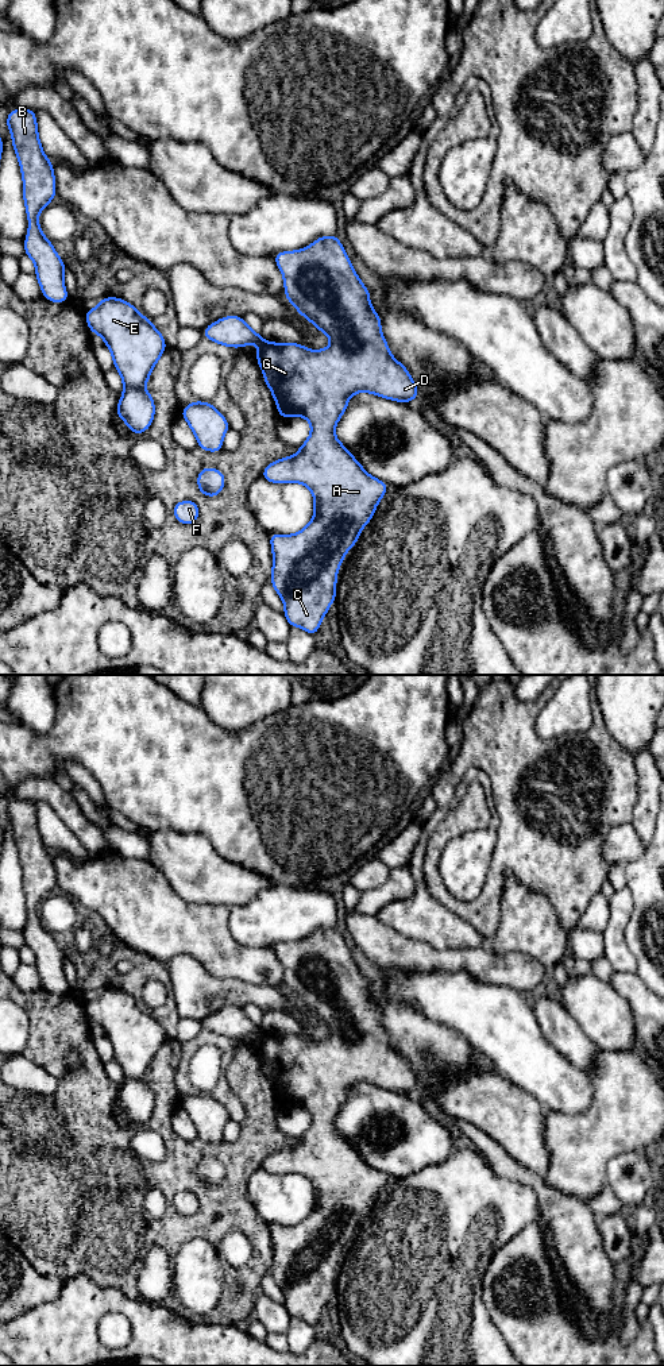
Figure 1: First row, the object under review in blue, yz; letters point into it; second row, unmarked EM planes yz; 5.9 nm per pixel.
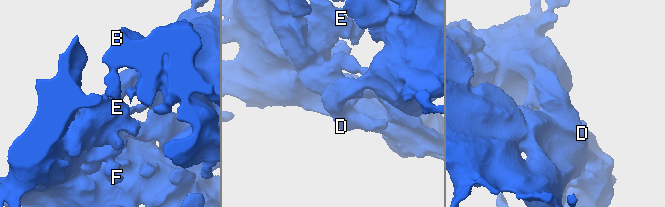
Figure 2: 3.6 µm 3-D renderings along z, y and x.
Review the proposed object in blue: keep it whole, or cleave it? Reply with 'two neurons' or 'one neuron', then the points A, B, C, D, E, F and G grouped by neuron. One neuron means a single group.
one neuron; A B C D E F G

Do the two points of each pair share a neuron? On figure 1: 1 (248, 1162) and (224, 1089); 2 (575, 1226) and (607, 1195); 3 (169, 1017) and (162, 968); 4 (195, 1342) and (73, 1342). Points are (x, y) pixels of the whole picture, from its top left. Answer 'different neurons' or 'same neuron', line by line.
1: different neurons
2: different neurons
3: same neuron
4: same neuron

